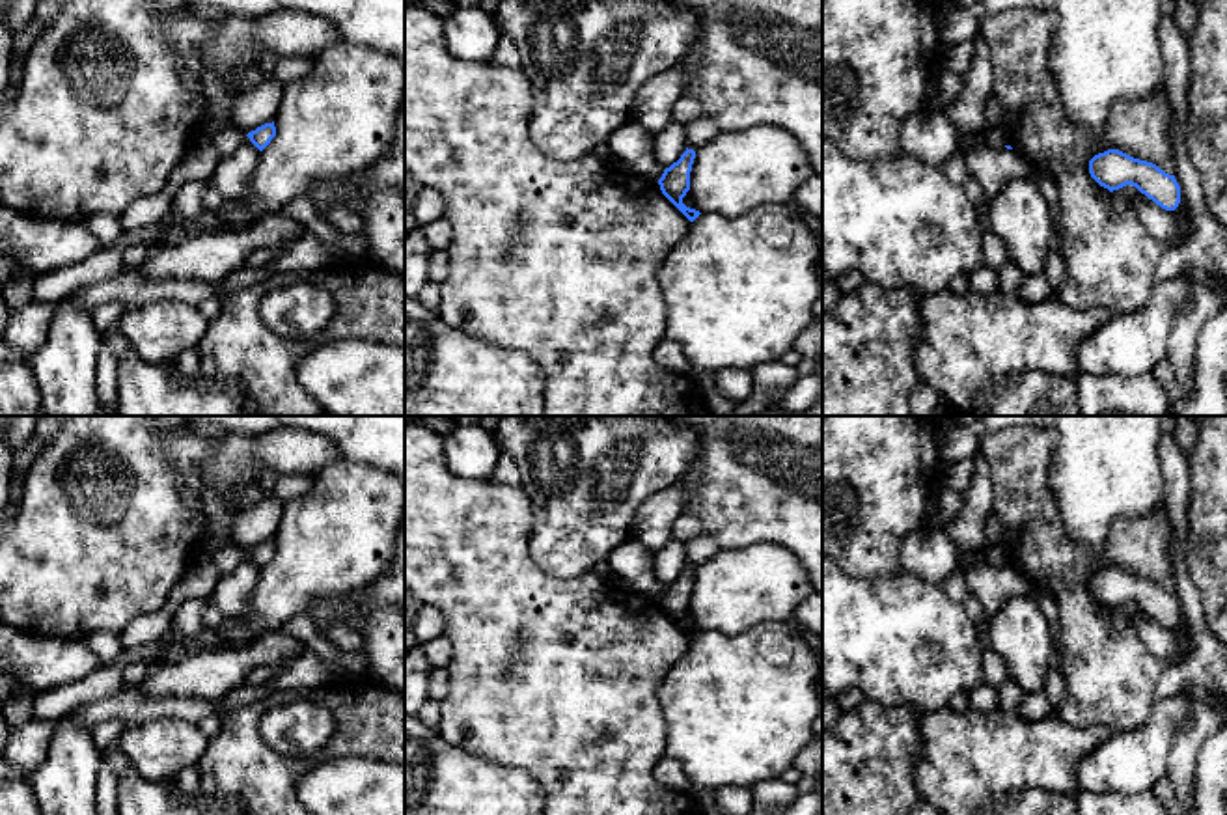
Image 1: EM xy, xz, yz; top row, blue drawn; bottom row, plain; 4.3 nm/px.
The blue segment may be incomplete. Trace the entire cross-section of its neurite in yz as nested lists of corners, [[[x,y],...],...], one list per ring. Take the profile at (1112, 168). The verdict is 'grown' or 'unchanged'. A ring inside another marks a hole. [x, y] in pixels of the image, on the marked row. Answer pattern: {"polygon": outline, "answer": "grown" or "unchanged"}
{"polygon": [[[1119,149],[1095,155],[1089,160],[1089,173],[1110,192],[1132,185],[1165,211],[1175,211],[1180,203],[1180,186],[1175,175]]], "answer": "unchanged"}

